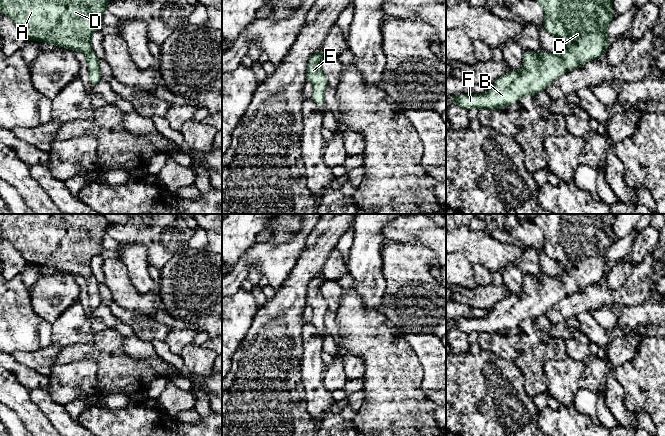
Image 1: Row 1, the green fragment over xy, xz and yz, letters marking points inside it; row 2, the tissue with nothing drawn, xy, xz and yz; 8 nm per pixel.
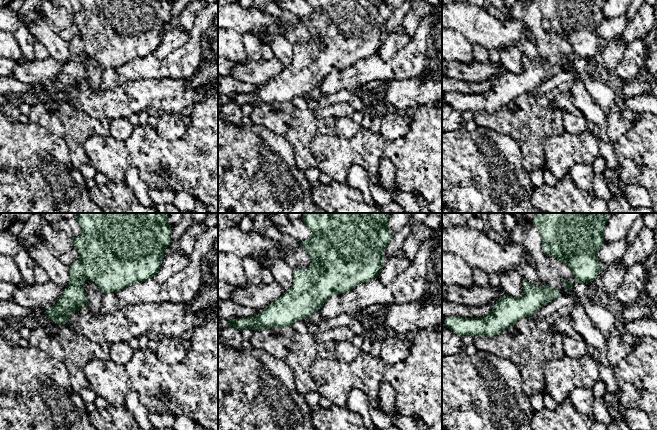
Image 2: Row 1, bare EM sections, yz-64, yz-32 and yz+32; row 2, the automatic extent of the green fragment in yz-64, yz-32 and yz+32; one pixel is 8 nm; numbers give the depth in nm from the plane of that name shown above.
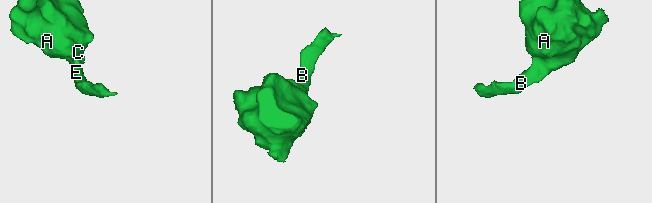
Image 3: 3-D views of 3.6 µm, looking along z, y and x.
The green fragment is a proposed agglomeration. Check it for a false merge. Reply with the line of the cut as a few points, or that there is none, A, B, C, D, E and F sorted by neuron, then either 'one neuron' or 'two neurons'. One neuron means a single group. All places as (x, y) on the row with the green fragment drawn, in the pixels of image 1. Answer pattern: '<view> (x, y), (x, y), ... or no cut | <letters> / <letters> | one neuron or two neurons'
no cut | A B C D E F | one neuron

